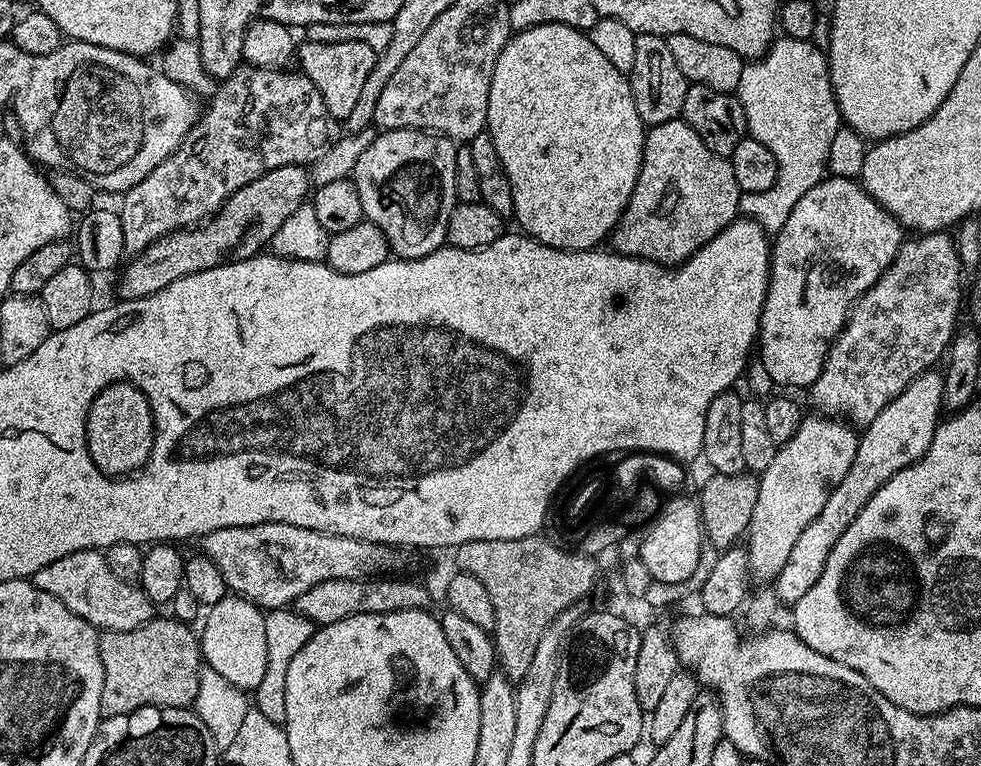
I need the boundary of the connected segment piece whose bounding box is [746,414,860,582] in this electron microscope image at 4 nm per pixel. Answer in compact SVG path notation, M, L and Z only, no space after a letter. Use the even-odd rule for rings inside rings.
M811 415L801 419L794 438L779 445L774 462L759 473L758 503L746 533L748 570L753 581L775 581L790 559L790 550L794 550L802 530L818 518L822 506L826 506L826 498L830 498L834 486L846 478L846 470L850 470L850 462L854 462L860 441L857 429L840 418Z

